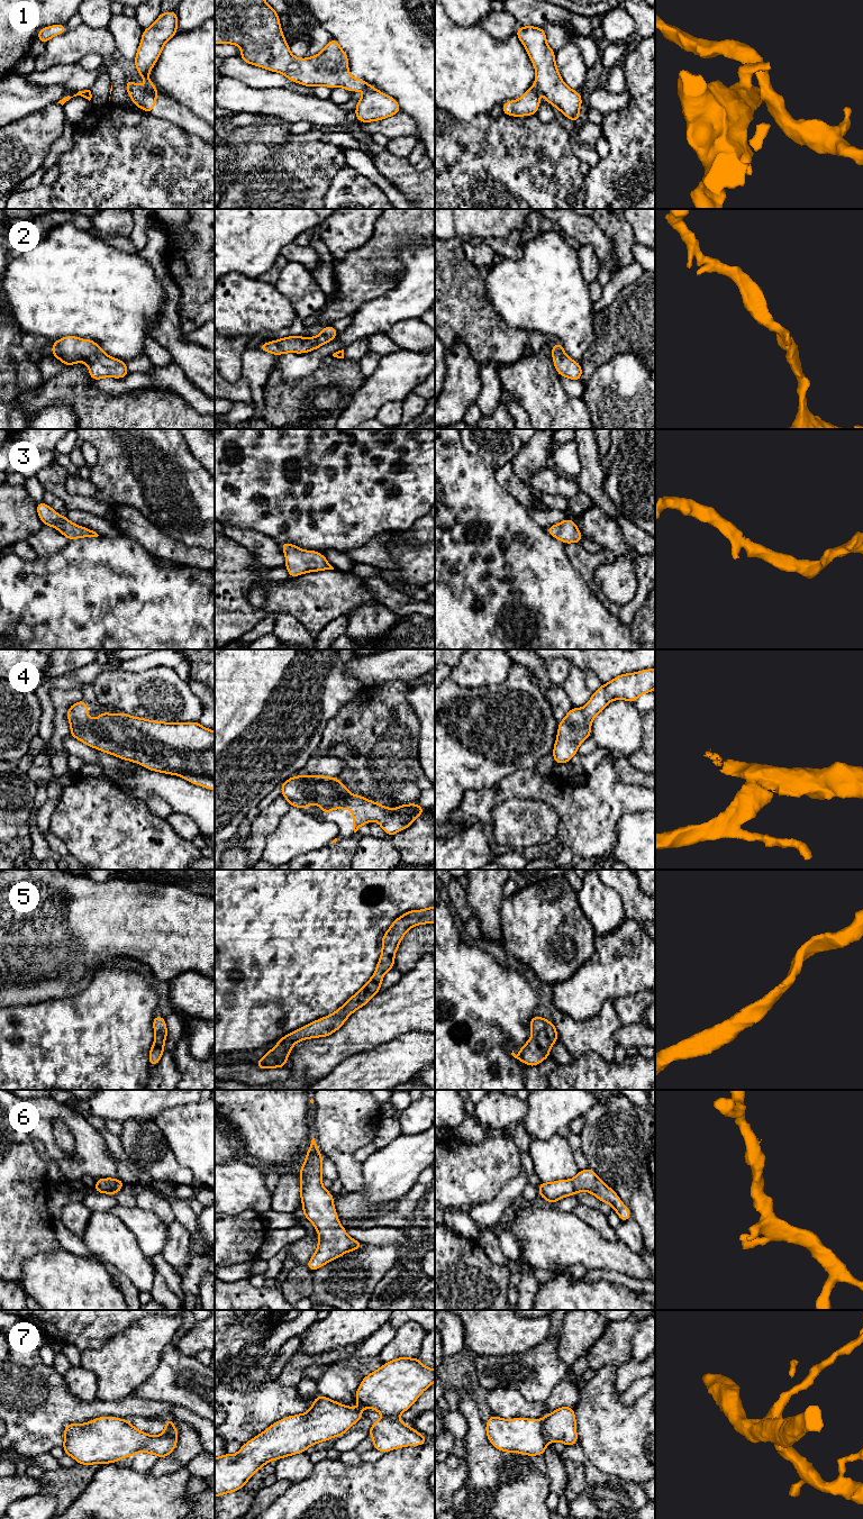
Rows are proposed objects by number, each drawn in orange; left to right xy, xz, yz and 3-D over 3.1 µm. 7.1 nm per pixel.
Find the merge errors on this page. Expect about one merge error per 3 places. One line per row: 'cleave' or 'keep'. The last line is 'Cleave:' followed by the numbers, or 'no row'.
1: cleave
2: keep
3: keep
4: keep
5: keep
6: keep
7: cleave
Cleave: 1, 7

